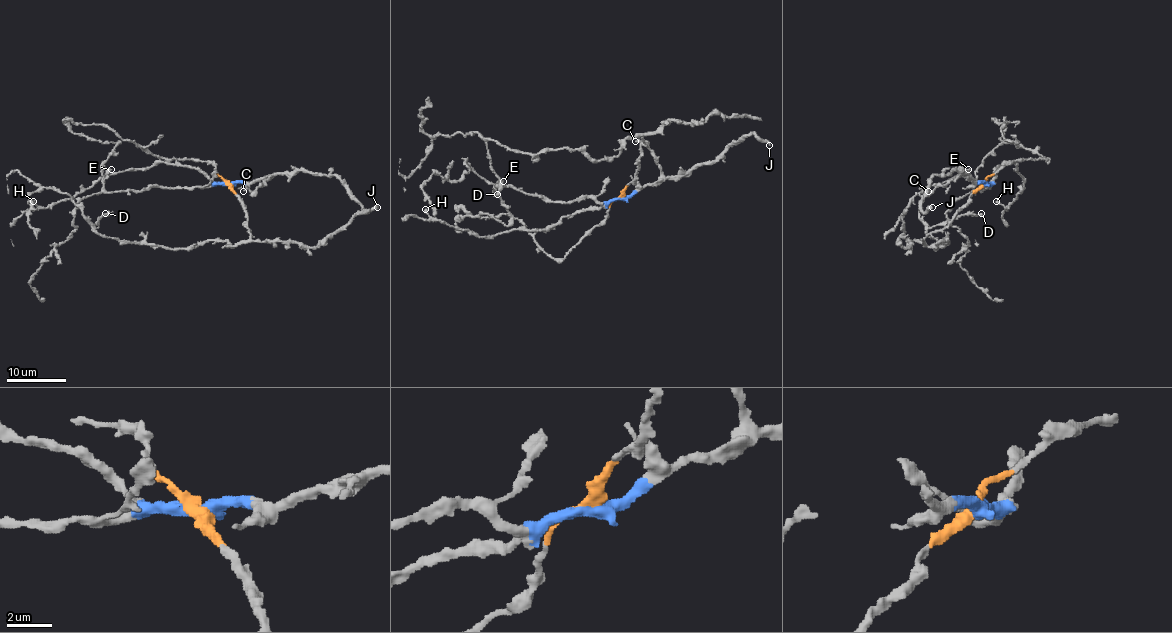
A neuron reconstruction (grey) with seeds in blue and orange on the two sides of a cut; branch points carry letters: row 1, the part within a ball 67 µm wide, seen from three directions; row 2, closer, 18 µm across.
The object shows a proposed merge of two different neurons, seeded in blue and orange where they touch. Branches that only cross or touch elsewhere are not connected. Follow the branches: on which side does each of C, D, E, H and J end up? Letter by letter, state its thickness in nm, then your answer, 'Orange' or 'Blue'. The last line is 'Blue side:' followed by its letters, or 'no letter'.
C: Thickness 280 nm. Blue
D: Thickness 300 nm. Orange
E: Thickness 480 nm. Blue
H: Thickness 360 nm. Blue
J: Thickness 400 nm. Blue
Blue side: C, E, H, J

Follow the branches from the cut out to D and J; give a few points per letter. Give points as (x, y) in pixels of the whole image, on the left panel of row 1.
D: (228, 184), (248, 228), (248, 240), (233, 246), (124, 243), (95, 230), (104, 213)
J: (228, 184), (251, 184), (278, 175), (303, 172), (334, 175), (363, 209), (378, 207)

